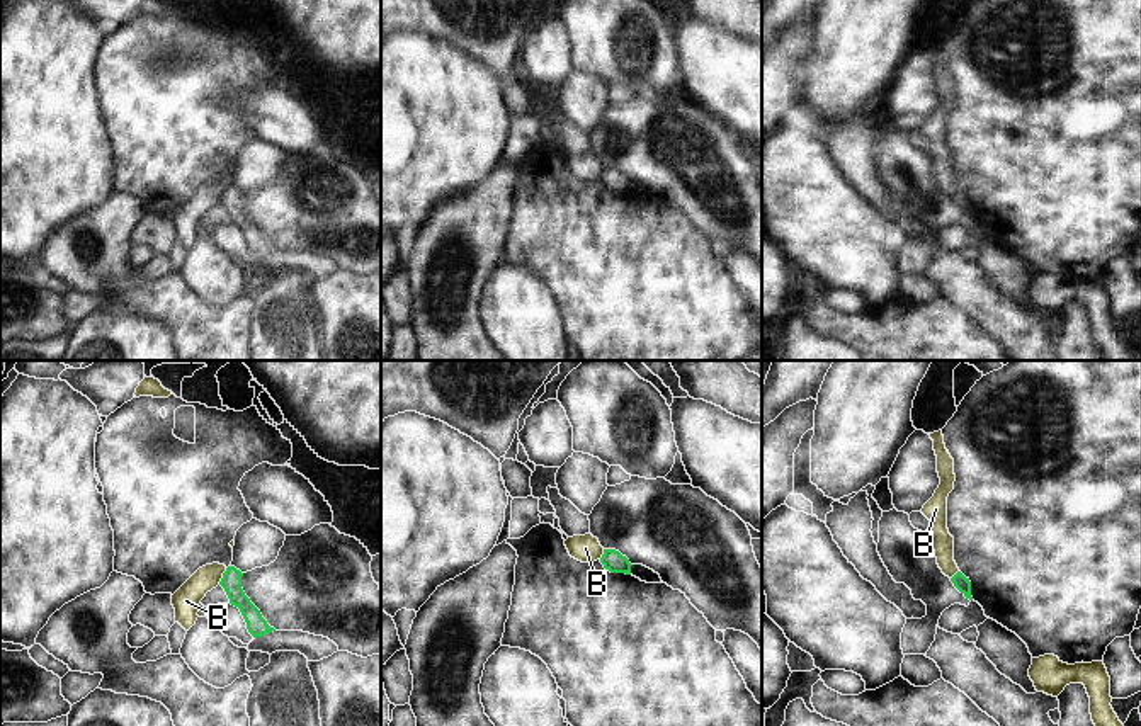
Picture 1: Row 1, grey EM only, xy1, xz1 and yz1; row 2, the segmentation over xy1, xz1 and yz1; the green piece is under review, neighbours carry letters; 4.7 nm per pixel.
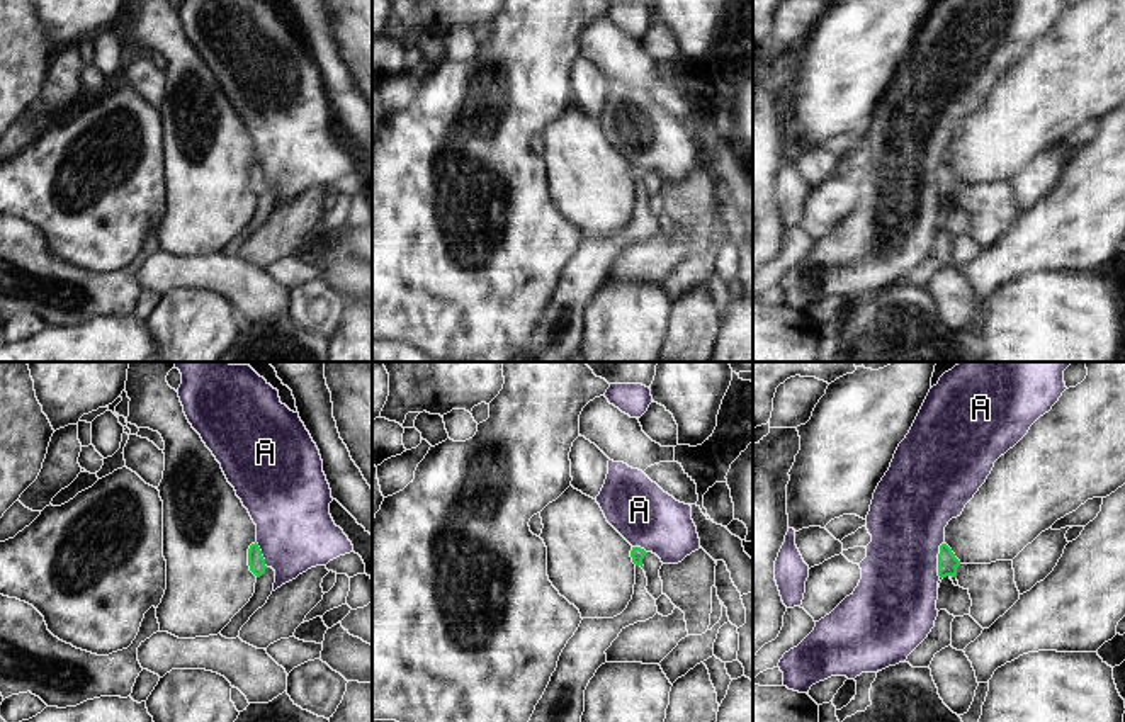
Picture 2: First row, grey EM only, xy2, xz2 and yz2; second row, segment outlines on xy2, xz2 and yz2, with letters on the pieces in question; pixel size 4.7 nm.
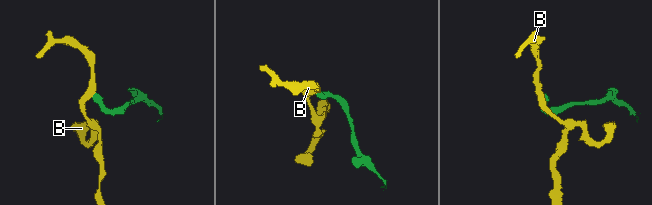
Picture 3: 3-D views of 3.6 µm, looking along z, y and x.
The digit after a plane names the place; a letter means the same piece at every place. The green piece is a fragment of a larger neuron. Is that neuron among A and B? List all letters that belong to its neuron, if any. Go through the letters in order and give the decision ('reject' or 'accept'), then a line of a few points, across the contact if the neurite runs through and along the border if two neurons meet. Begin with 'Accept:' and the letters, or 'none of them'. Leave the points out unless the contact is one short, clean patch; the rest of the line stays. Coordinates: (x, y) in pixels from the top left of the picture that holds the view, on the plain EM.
Accept: none of them
A: reject; line yz2 (944, 162), (938, 172), (940, 196)
B: reject; line xy1 (227, 187), (218, 203)

